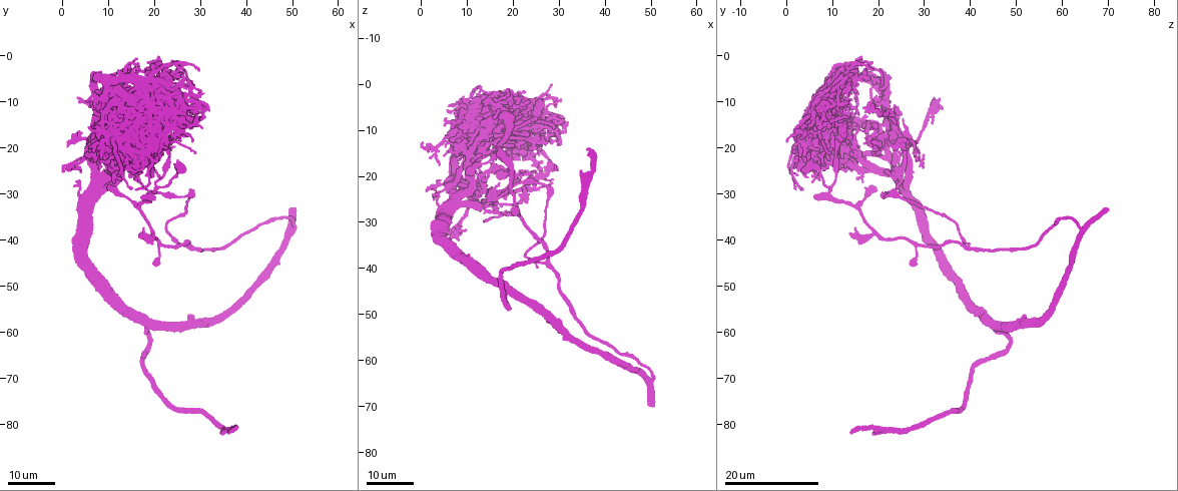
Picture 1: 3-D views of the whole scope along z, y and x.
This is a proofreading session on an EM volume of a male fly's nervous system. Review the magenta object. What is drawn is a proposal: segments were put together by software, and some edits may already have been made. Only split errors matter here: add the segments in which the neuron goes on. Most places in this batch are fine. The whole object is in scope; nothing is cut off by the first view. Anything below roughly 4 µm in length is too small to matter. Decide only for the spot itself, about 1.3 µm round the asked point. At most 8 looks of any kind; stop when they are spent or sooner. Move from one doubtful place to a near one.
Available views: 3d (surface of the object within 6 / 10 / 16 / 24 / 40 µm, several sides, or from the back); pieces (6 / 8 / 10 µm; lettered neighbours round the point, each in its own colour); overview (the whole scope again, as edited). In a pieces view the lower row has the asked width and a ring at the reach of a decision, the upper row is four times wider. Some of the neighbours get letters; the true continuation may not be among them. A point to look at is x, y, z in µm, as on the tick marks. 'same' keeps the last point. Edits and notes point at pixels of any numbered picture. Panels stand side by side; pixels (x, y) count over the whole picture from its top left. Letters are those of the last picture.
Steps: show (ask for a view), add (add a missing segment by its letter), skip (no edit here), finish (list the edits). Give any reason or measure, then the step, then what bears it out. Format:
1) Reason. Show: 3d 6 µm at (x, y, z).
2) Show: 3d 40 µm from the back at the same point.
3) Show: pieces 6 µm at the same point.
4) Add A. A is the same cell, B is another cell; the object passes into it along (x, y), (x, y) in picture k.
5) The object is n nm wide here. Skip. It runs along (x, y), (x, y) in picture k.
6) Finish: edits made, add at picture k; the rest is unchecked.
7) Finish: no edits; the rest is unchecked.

An open end. Show: 3d 24 µm at (30.0, 13.0, 13.0).

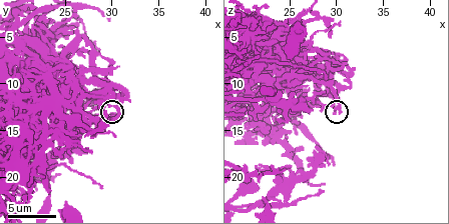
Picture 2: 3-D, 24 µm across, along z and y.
Show: pieces 10 µm at the same point.

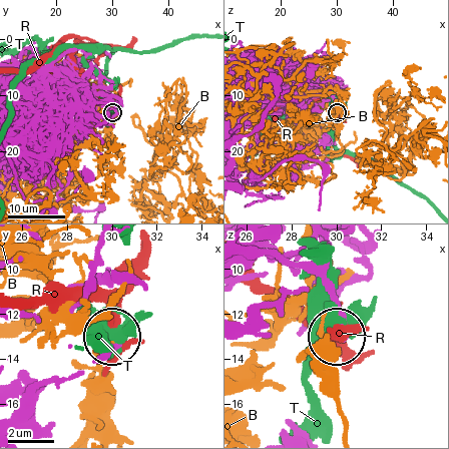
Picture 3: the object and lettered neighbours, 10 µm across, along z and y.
Skip. B, R and T are other cells; none of them fits.

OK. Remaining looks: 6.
An open end. Show: pieces 10 µm at (29.0, 21.0, 9.2).

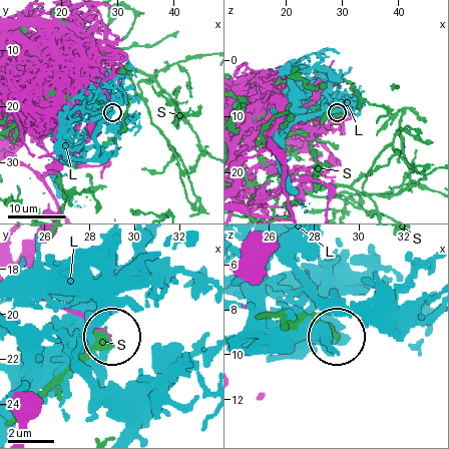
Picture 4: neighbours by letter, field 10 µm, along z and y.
Skip. L and S are other cells; no lettered segment goes on from it.

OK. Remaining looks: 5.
Branch stops here. Show: 3d 16 µm at (28.5, 18.0, 0.5).

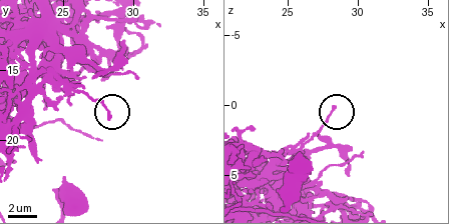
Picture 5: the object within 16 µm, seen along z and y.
What lies round it. Show: pieces 6 µm at (28.4, 18.4, 0.0).

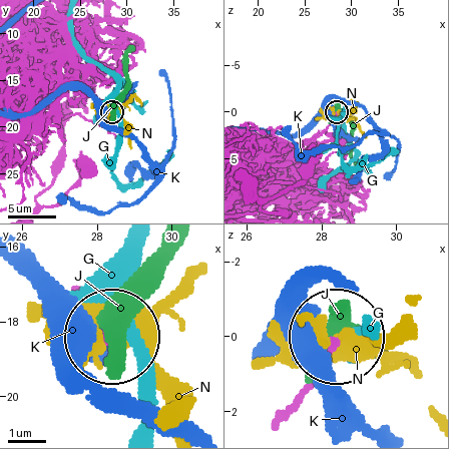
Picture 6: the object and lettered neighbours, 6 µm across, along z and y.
Skip. G, J, K and N are other cells; no lettered segment goes on from it.

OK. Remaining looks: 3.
Branch stops here. Show: 3d 10 µm at (29.2, 13.2, 4.8).

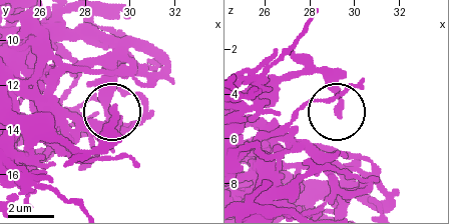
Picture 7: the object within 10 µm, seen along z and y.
Show: pieces 6 µm at (29.3, 13.1, 5.0).

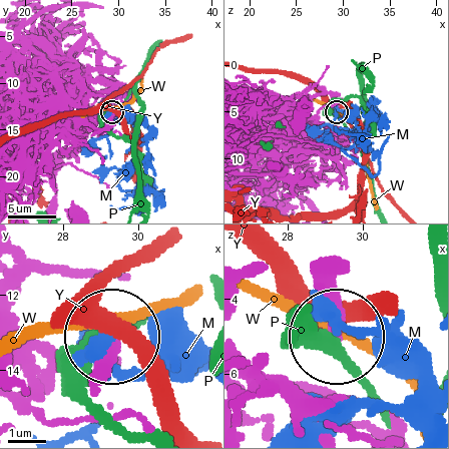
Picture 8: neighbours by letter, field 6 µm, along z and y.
Skip. M, P, W and Y are other cells; it runs along (310, 274), (329, 303), (332, 338) in picture 8; no lettered segment goes on from it.

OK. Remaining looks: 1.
Finish: no edits; the rest is unchecked.

